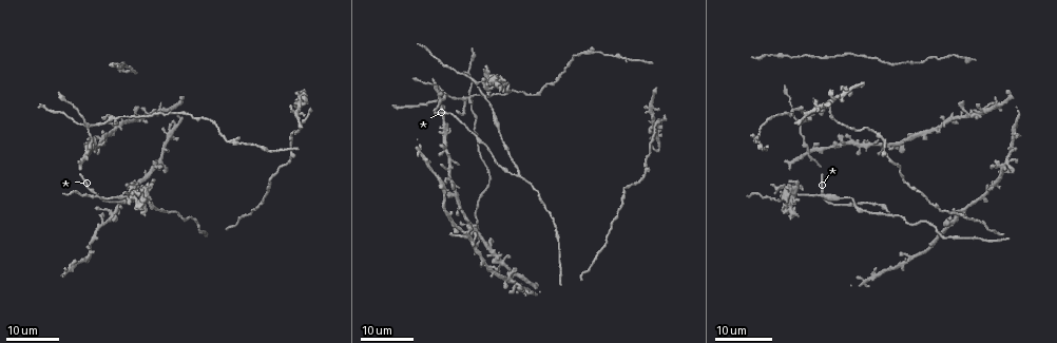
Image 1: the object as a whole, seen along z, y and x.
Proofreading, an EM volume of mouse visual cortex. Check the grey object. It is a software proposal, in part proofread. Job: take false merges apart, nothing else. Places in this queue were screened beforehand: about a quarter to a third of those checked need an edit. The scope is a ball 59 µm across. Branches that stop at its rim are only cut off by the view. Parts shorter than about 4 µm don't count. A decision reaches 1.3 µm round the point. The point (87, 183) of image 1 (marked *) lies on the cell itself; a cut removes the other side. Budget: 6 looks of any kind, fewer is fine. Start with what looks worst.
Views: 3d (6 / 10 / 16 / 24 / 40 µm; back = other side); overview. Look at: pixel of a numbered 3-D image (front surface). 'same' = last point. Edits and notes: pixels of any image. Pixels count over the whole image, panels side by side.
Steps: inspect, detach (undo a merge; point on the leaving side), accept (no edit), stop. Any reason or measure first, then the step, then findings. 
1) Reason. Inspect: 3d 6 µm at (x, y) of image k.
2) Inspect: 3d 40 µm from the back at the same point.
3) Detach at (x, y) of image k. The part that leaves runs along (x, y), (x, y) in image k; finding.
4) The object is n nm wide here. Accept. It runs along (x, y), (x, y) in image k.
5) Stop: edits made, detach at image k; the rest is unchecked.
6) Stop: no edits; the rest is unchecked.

Four-way junction. Inspect: 3d 24 µm at (811, 151) of image 1.

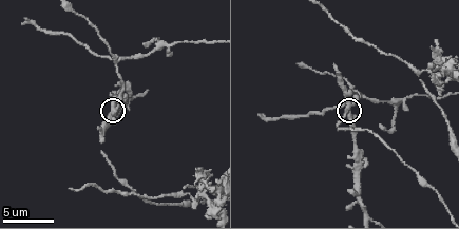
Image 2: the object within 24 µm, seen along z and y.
Zoom in. Inspect: 3d 10 µm at the same point.

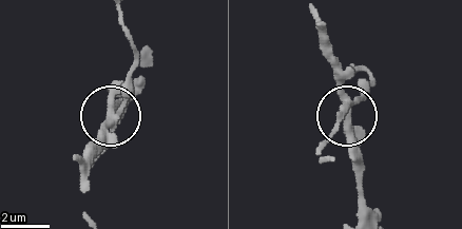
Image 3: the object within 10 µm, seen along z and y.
The object is 280 nm wide here. Accept. It runs along (330, 158), (318, 151), (358, 100), (364, 82) in image 3; one cell here.

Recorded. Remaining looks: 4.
Four arms meet. Inspect: 3d 10 µm at (115, 61) of image 2.

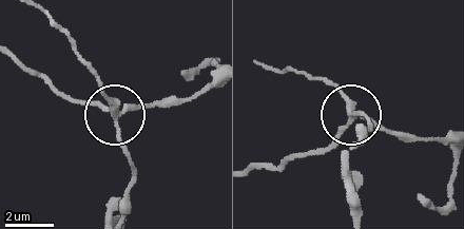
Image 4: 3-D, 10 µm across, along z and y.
The object is 240 nm wide here. Detach at (151, 105) of image 4. A second cell is stuck on.

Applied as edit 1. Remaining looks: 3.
Arms part here. Inspect: 3d 24 µm at (969, 115) of image 1.

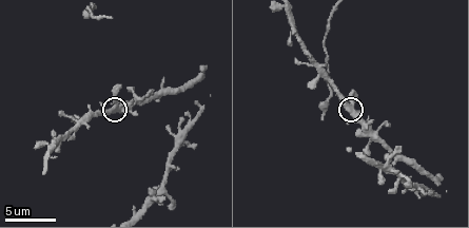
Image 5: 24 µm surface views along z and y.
Inspect: 3d 6 µm at (114, 105) of image 5.

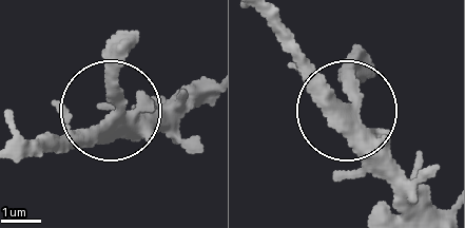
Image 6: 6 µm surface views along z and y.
3 arms meet here. Accept. All the same cell.

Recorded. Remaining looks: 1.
Stop: edits made, detach at image 4; the rest is unchecked.

